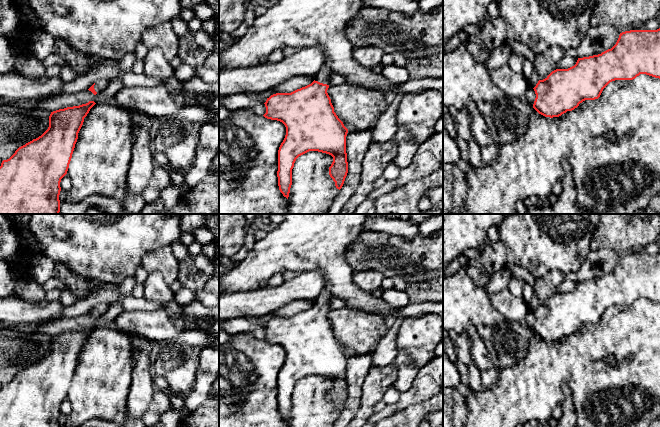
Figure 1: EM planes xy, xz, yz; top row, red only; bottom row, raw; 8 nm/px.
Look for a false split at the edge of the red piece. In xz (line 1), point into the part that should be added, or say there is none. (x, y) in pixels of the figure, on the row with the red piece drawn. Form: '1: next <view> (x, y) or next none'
1: next xz (308, 61)

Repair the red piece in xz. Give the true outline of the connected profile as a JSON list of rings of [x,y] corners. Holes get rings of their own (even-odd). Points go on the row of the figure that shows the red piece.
[[[320,47],[301,48],[277,63],[219,72],[219,97],[247,92],[264,92],[292,77],[315,75],[315,80],[291,93],[276,93],[267,98],[267,119],[282,122],[286,135],[278,150],[278,186],[288,199],[292,169],[296,159],[309,152],[329,154],[333,162],[329,175],[341,189],[348,173],[346,136],[348,129],[334,112],[327,93],[332,68],[325,62]]]

